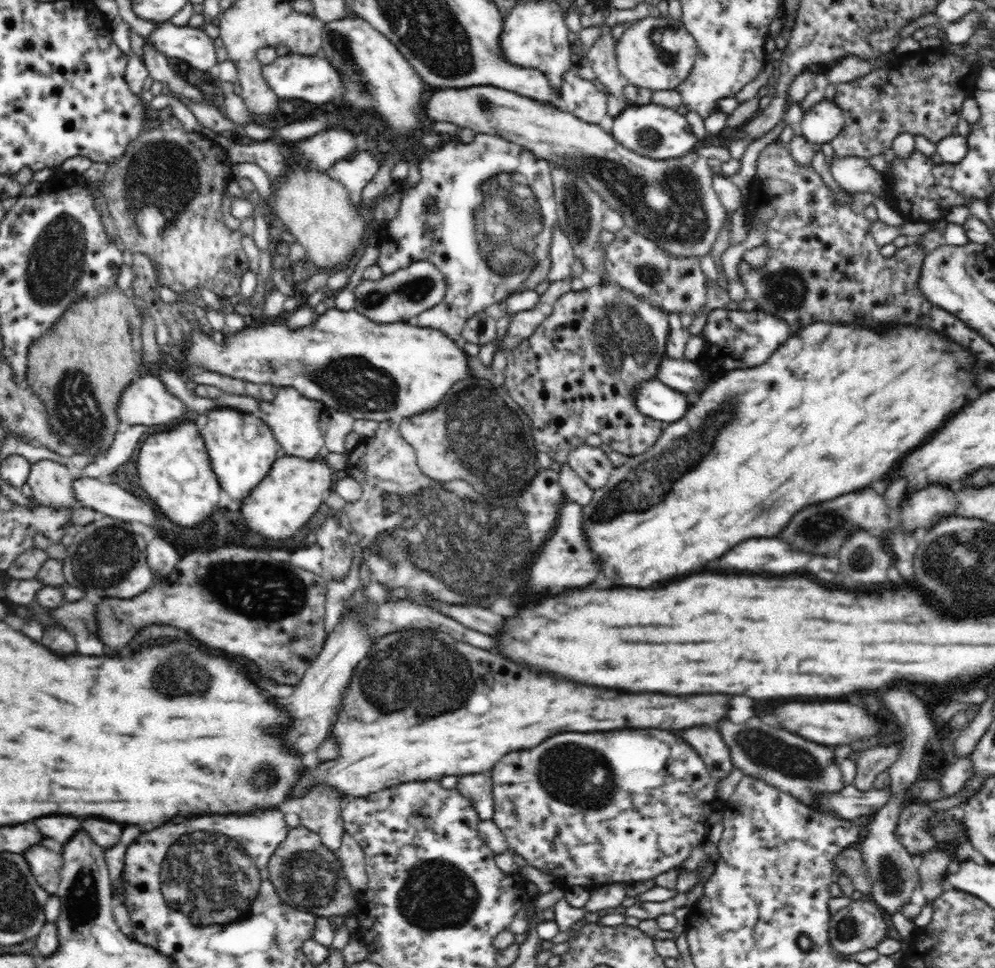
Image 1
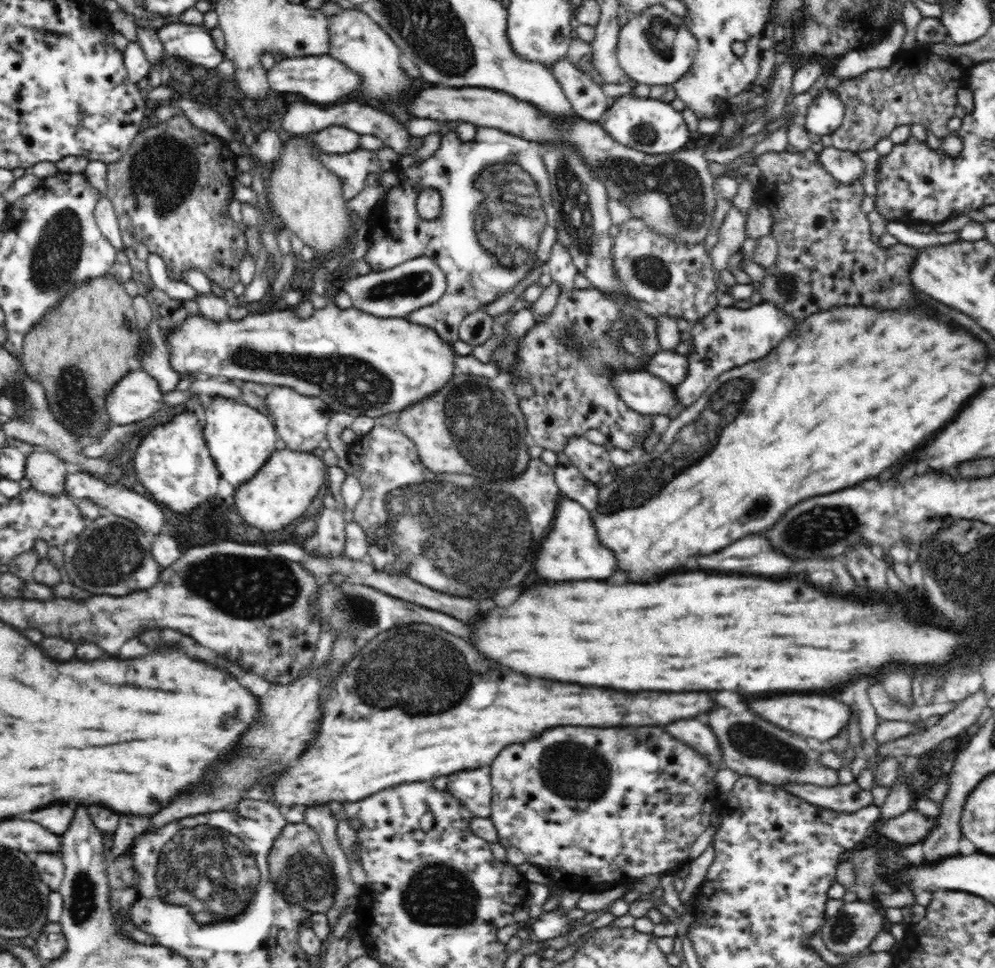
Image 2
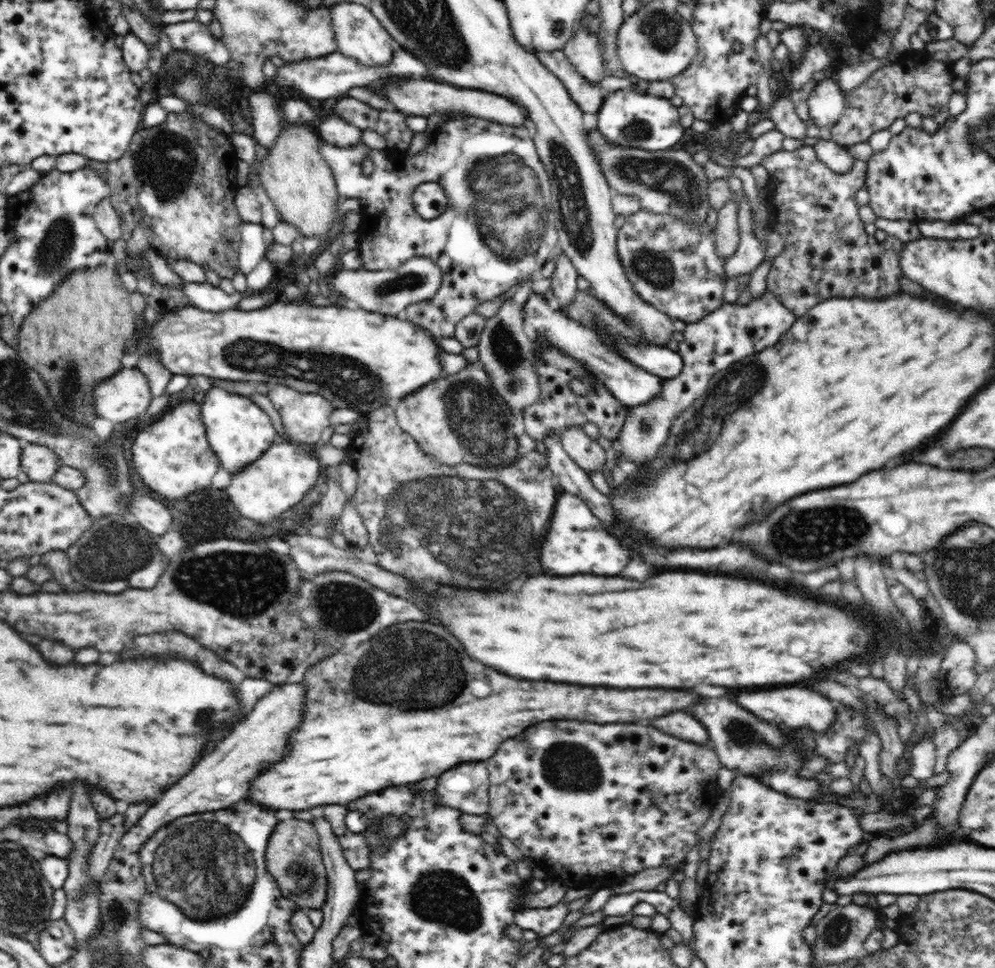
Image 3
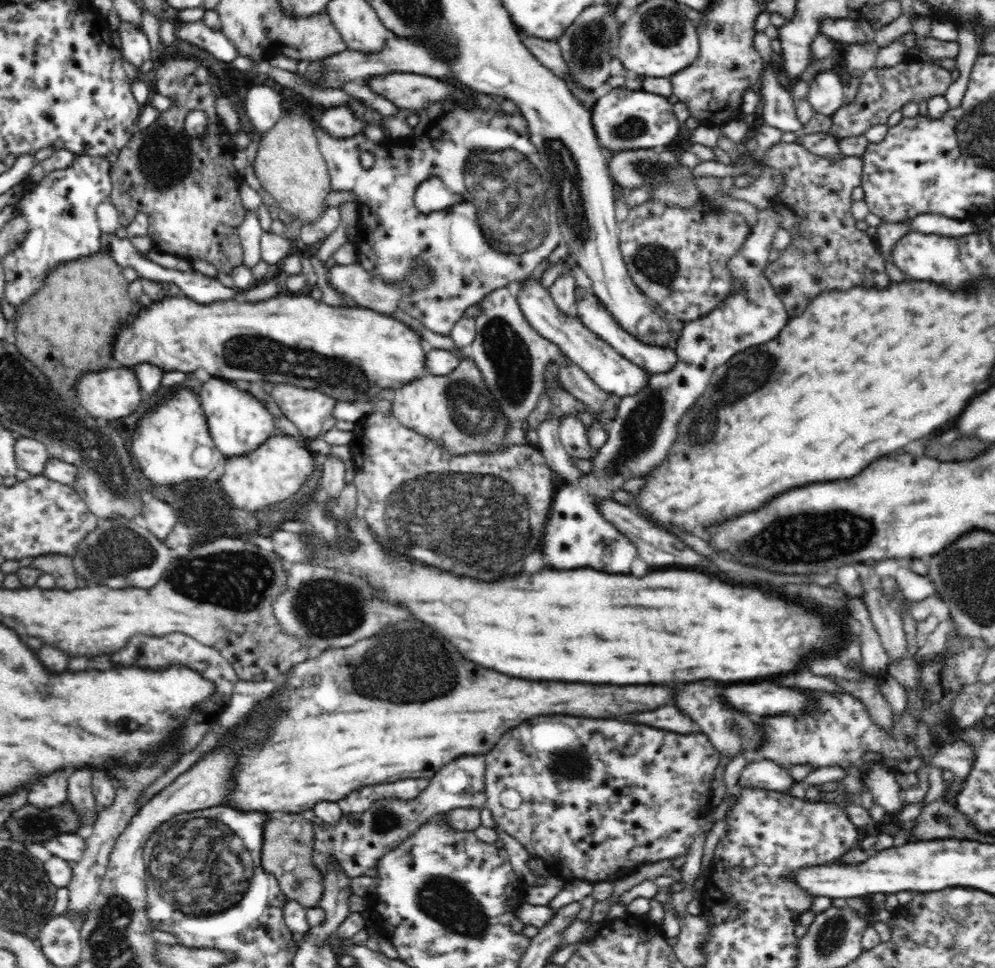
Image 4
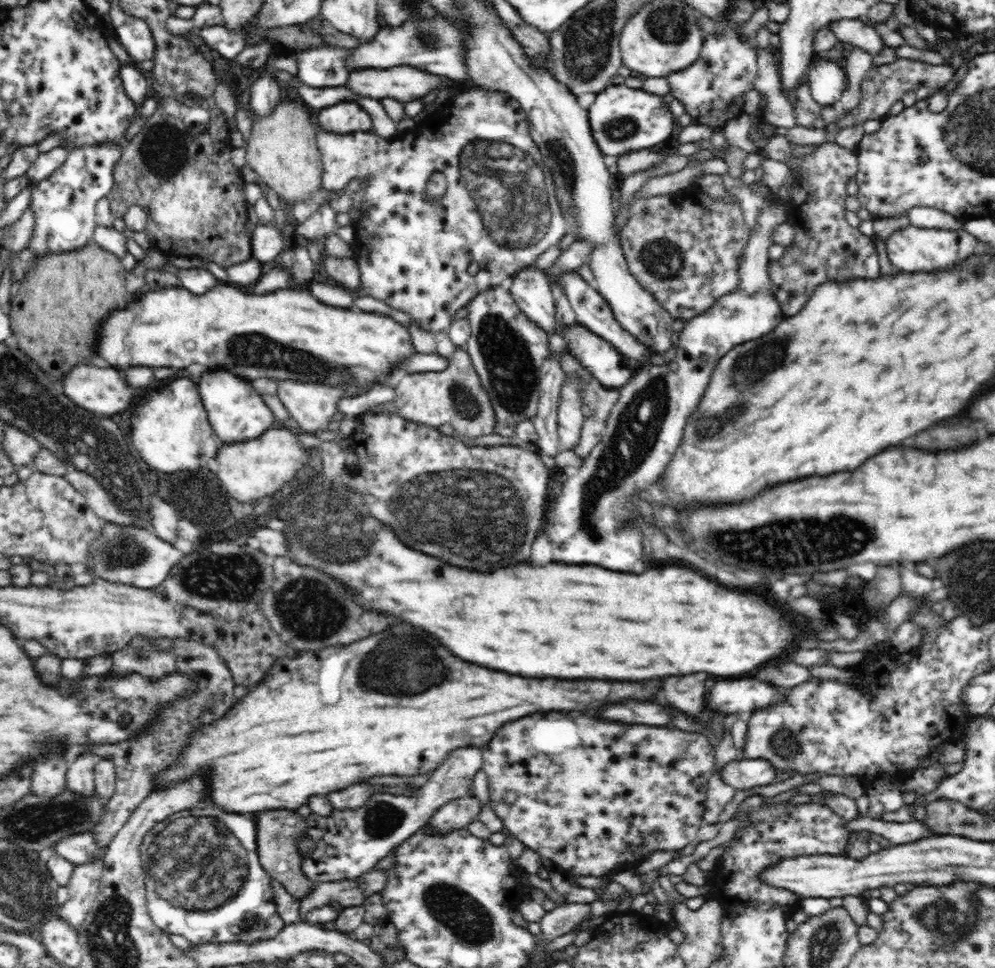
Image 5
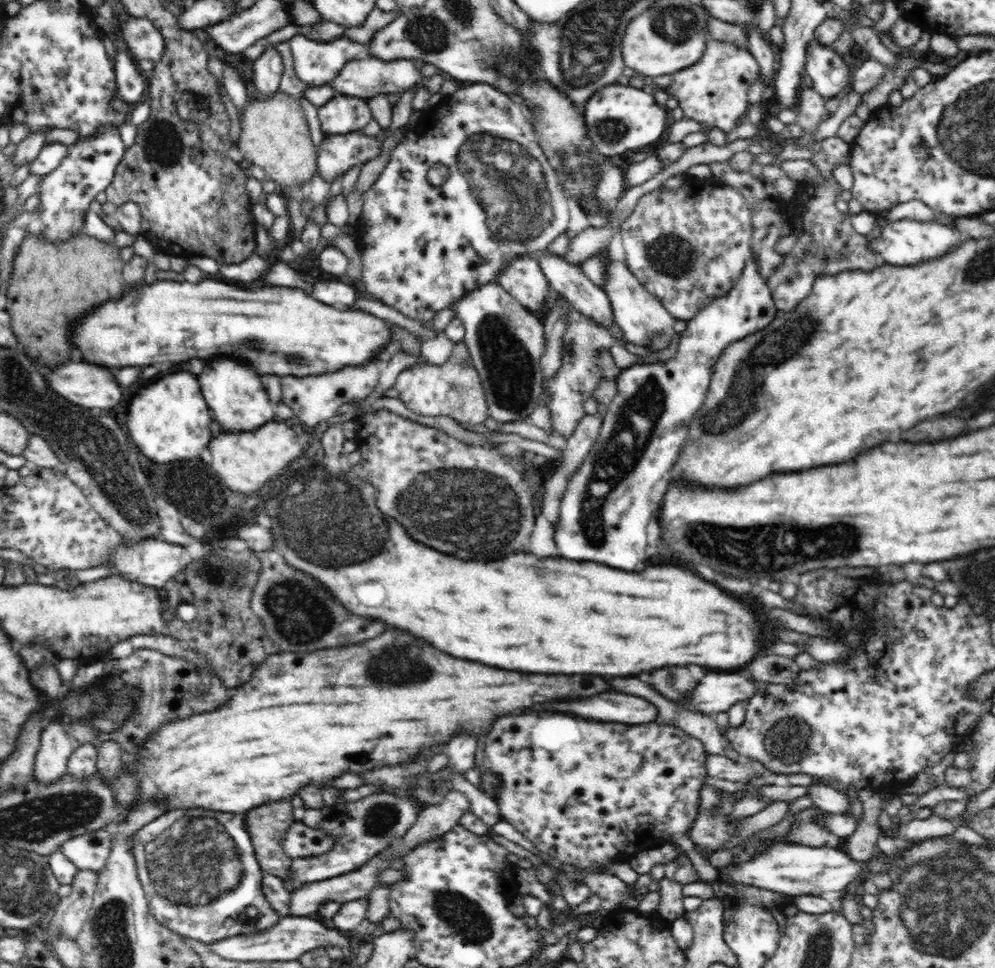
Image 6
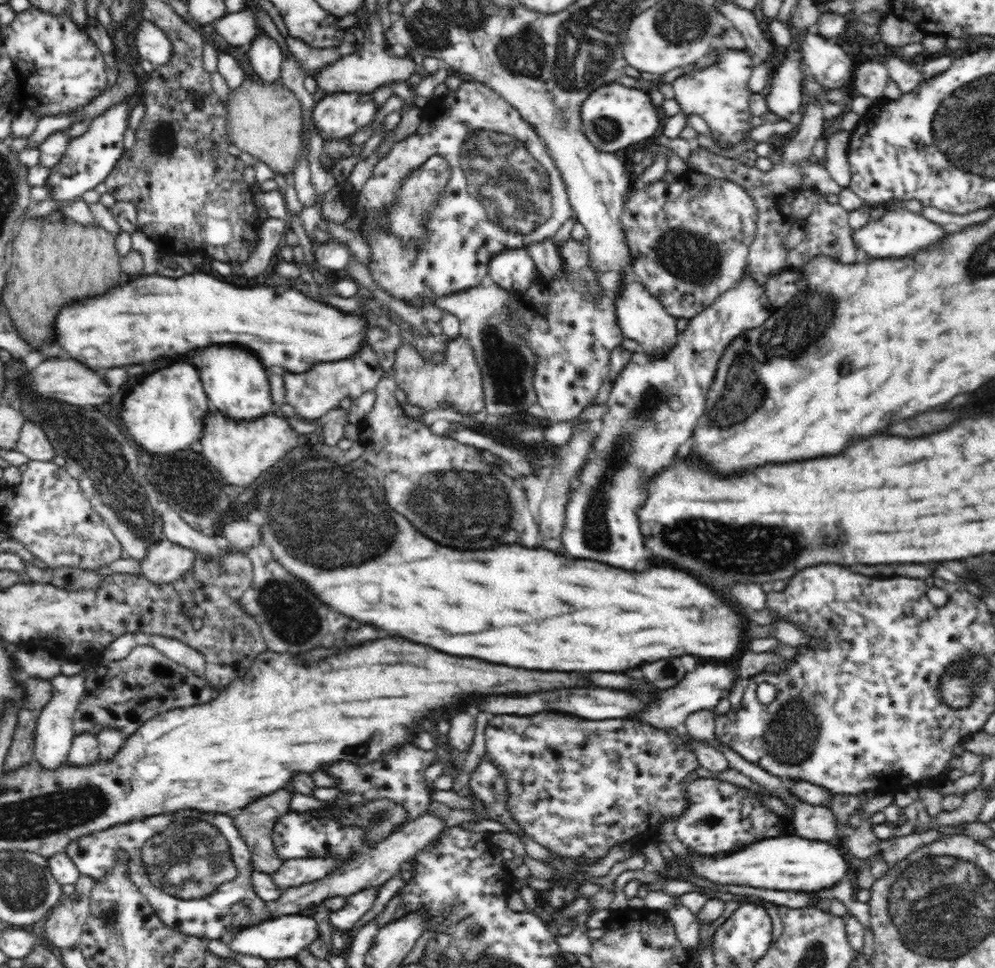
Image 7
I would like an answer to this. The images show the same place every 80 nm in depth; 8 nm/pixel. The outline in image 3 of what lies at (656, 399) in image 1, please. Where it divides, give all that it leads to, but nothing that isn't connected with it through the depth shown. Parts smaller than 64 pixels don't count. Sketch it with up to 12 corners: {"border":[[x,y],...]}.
{"border":[[531,292],[523,318],[623,405],[660,396],[650,374]]}

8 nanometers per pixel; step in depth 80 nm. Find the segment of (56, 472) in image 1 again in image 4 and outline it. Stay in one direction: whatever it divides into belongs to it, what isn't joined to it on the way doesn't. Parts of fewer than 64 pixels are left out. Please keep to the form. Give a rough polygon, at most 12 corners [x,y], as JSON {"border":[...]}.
{"border":[[16,436],[18,468],[43,474],[50,457],[43,442]]}

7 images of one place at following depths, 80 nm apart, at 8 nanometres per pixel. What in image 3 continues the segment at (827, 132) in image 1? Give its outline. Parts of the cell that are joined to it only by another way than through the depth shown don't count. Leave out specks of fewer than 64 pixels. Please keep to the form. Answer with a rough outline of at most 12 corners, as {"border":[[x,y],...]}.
{"border":[[831,78],[808,95],[809,118],[819,128],[834,126],[845,95]]}

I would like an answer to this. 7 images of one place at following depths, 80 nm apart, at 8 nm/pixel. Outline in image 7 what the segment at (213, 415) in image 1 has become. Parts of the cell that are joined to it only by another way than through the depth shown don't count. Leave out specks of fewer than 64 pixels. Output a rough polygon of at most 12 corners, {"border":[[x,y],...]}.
{"border":[[238,346],[202,352],[210,406],[234,420],[278,412],[264,366]]}

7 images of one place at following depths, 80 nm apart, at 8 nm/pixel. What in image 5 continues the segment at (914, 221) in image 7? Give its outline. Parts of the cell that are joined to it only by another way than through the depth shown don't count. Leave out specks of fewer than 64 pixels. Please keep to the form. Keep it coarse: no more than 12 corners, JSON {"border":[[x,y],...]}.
{"border":[[898,229],[886,251],[897,271],[952,270],[976,254],[962,230]]}

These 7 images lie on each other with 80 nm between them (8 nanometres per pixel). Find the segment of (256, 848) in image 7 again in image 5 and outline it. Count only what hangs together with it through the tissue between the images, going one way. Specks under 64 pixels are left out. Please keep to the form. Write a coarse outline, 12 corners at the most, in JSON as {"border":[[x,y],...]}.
{"border":[[297,811],[254,813],[260,864],[288,894],[306,898]]}

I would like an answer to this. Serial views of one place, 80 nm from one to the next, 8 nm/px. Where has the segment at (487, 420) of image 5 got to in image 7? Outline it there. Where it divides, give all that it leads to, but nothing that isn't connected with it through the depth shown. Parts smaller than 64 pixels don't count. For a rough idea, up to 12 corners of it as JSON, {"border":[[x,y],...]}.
{"border":[[447,340],[437,363],[404,342],[395,381],[423,410],[484,411],[469,341]]}

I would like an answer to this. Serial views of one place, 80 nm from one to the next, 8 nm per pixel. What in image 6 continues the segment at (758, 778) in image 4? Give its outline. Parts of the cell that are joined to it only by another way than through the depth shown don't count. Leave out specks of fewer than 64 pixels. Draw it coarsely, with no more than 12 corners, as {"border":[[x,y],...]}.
{"border":[[706,752],[707,774],[746,784],[764,776],[766,766],[741,764]]}

